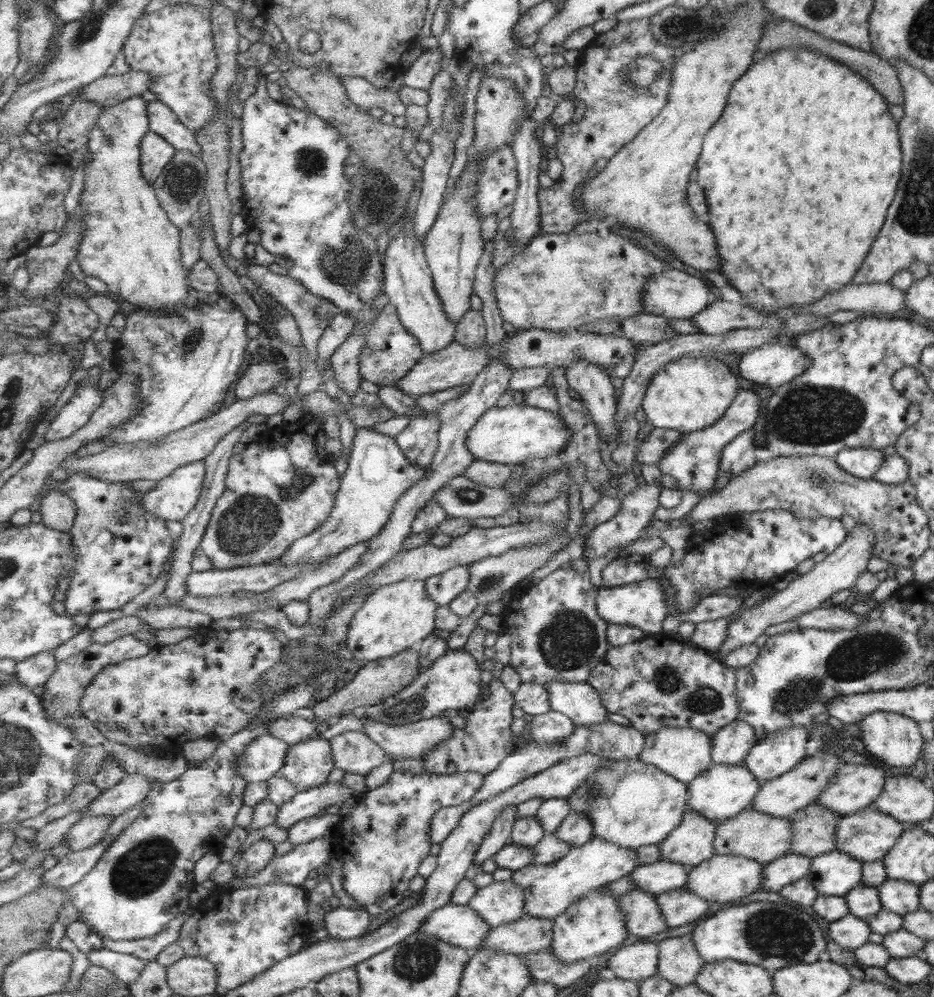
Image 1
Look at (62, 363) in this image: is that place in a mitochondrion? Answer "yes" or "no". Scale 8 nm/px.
no

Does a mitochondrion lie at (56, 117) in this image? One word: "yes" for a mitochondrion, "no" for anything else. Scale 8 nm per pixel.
no

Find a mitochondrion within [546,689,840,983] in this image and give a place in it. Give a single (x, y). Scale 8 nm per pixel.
(776, 933)

